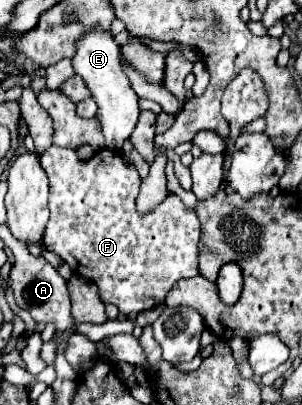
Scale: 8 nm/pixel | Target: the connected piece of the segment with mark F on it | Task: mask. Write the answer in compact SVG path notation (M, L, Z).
M51 146L41 154L41 166L49 178L51 218L43 244L59 254L71 270L99 288L103 302L111 302L125 316L163 304L167 292L181 278L193 278L197 270L199 220L181 198L169 194L153 214L141 216L135 208L141 178L115 150L99 150L91 160L79 160L75 150Z

